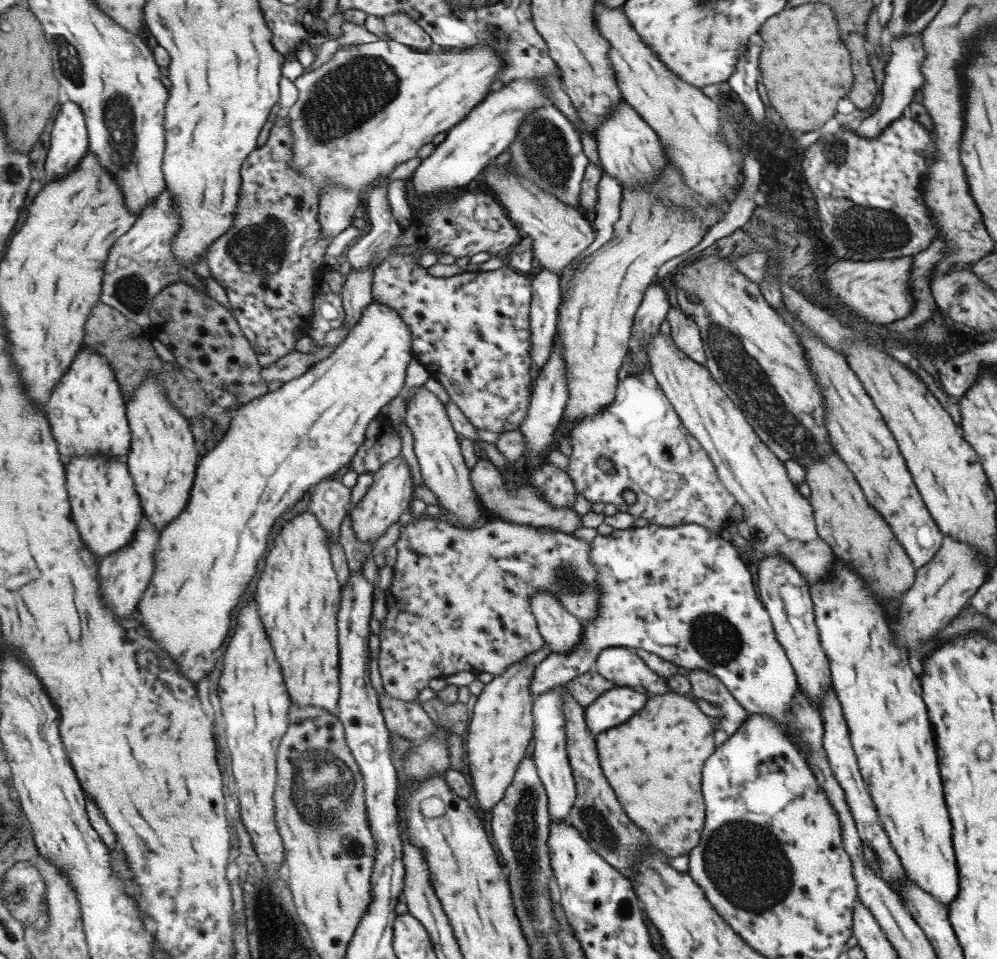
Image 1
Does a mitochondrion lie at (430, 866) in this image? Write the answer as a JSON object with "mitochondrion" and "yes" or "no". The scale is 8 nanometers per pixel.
{"mitochondrion":"no"}

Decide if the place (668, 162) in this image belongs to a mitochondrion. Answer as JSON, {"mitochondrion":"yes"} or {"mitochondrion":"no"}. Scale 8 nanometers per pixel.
{"mitochondrion":"no"}

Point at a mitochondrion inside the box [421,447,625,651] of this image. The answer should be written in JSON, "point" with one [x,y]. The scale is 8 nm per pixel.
{"point":[569,578]}

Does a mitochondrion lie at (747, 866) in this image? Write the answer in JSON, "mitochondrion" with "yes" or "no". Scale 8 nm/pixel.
{"mitochondrion":"yes"}

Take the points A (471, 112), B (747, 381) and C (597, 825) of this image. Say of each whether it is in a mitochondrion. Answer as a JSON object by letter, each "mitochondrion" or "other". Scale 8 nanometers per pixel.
{"A":"other","B":"mitochondrion","C":"mitochondrion"}

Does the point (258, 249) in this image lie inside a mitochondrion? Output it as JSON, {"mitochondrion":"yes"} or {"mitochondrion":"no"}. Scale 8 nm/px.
{"mitochondrion":"yes"}

